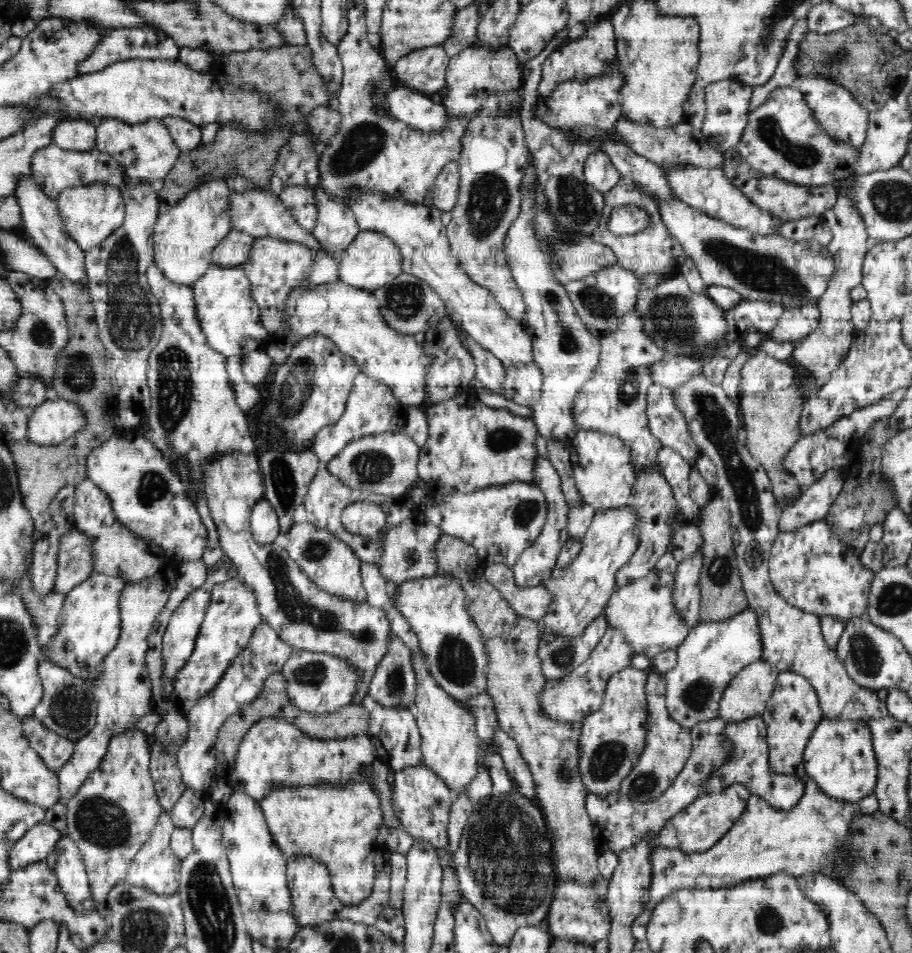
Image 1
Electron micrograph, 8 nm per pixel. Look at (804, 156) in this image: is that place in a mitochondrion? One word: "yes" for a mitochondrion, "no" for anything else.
yes

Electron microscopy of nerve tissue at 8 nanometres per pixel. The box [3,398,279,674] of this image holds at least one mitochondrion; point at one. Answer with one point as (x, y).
(153, 485)

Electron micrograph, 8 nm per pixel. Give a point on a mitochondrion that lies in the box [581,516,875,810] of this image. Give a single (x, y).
(720, 575)

